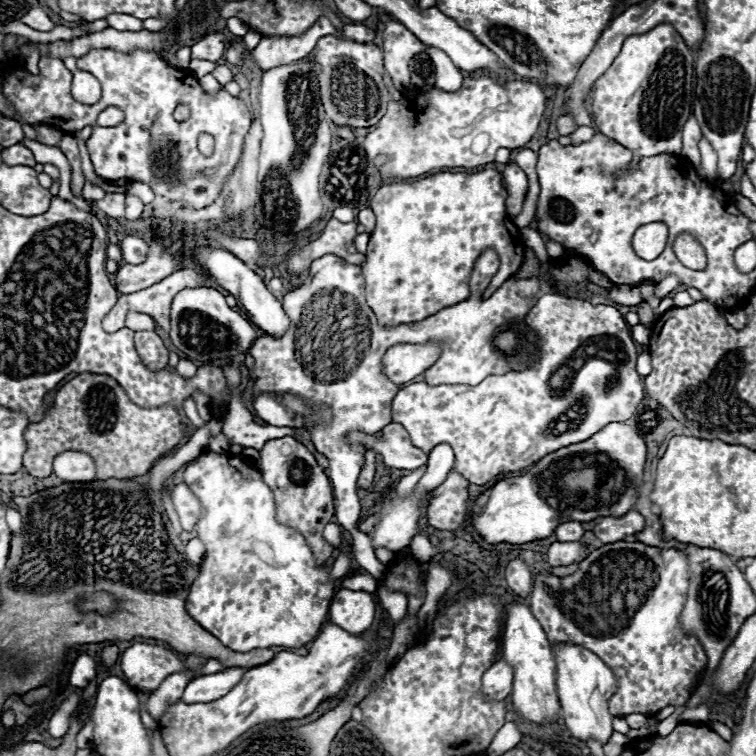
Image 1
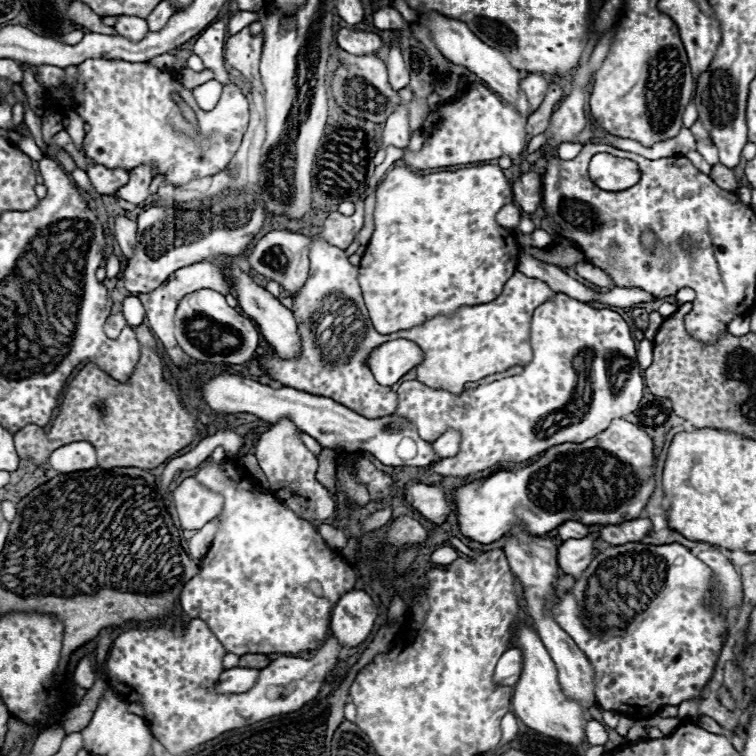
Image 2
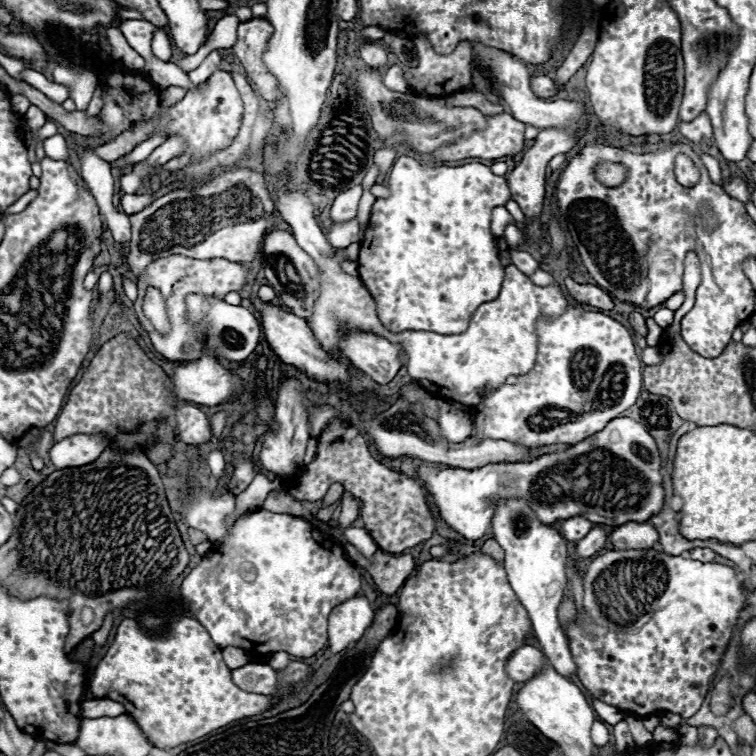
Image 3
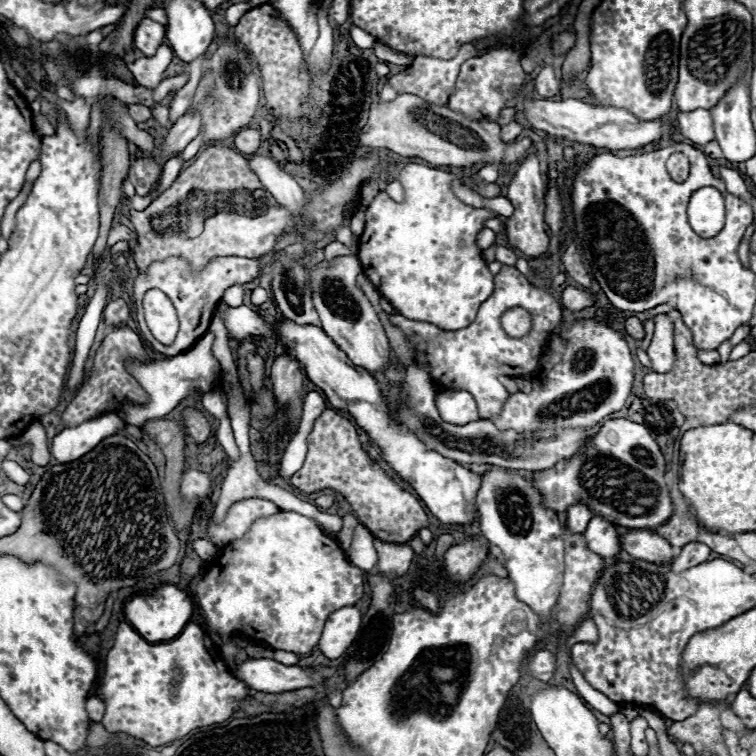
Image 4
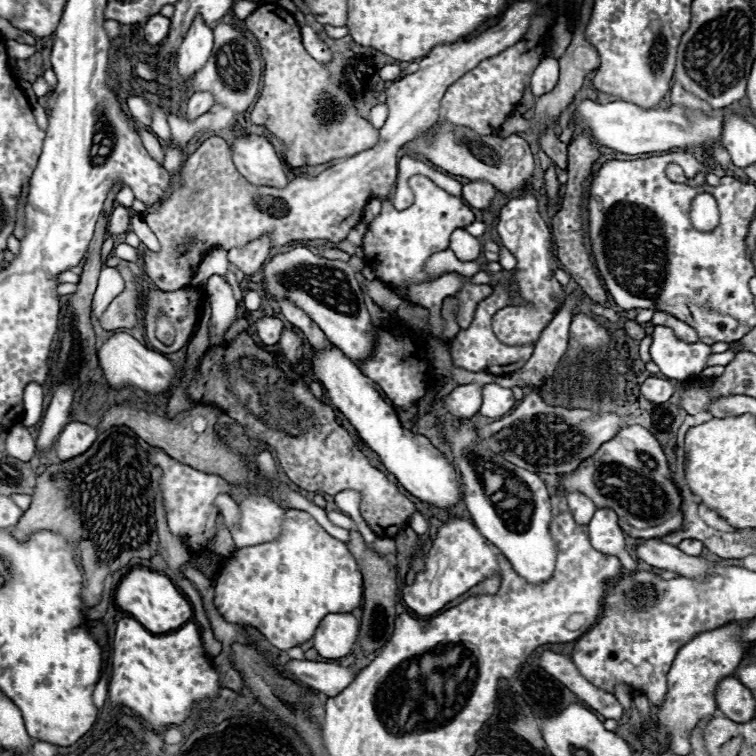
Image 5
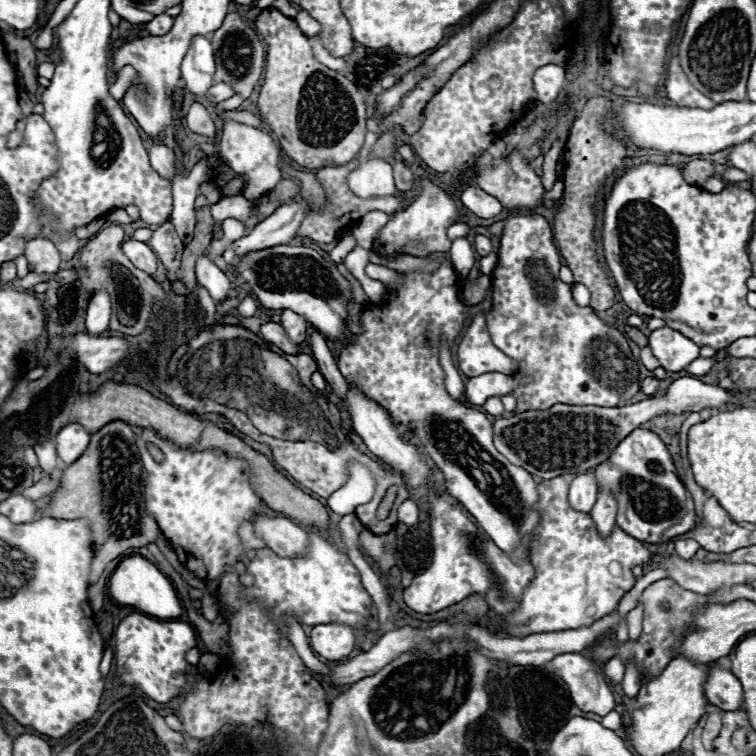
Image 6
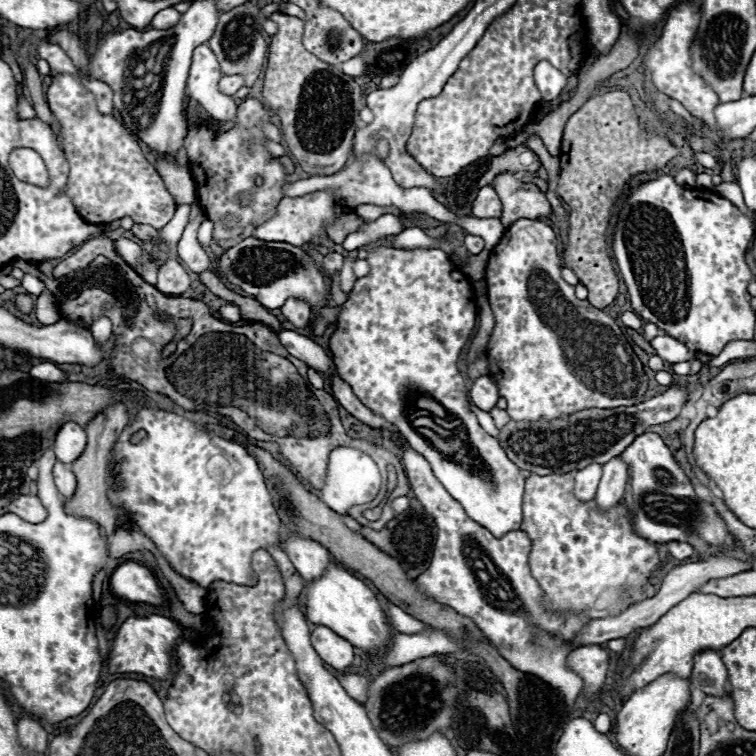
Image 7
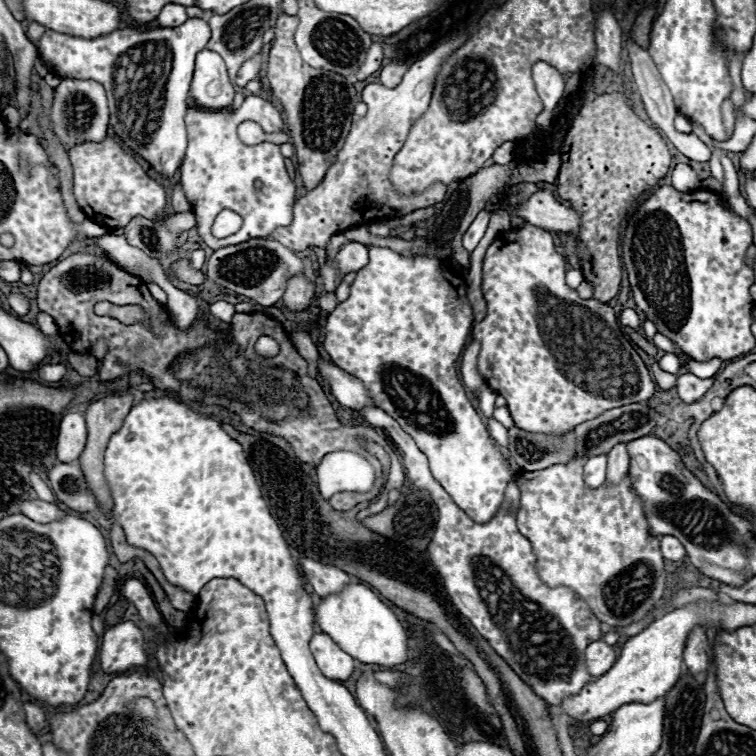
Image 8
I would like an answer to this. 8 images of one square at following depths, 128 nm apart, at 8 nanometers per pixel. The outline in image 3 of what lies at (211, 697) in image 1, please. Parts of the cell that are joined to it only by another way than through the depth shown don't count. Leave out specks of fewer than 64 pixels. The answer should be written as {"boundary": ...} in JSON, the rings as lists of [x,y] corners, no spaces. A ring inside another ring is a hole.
{"boundary":[[[246,664],[232,670],[232,682],[246,692],[272,694],[276,688],[276,670],[268,664]]]}

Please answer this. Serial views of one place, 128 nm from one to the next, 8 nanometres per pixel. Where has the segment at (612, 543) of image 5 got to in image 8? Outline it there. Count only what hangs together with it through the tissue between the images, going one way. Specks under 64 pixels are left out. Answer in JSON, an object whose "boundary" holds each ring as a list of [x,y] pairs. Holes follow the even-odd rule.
{"boundary":[[[616,444],[608,452],[608,468],[606,468],[606,484],[620,484],[622,478],[628,474],[630,456],[626,452],[626,444]]]}

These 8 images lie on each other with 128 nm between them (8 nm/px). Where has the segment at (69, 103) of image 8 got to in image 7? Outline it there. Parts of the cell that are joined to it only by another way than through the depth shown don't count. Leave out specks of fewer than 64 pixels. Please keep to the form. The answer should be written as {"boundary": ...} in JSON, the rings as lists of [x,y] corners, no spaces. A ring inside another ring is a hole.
{"boundary":[[[86,80],[86,86],[88,90],[92,90],[96,94],[96,104],[98,104],[98,110],[104,112],[104,114],[110,114],[112,112],[112,88],[100,80]]]}

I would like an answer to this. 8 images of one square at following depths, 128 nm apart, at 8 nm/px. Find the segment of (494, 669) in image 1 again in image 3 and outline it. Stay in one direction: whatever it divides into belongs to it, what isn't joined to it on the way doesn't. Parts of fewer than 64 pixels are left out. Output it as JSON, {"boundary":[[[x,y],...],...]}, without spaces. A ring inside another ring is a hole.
{"boundary":[[[522,646],[518,648],[506,662],[506,674],[514,682],[526,682],[530,680],[536,672],[540,672],[546,666],[546,658],[542,650],[534,646]]]}

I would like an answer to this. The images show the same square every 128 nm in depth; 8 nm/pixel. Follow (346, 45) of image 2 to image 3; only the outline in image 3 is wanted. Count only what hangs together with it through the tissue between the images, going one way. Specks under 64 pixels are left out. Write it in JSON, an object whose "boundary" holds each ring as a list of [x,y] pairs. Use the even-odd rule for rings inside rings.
{"boundary":[[[362,42],[360,44],[360,58],[364,64],[372,68],[380,68],[386,64],[386,48],[380,42]]]}

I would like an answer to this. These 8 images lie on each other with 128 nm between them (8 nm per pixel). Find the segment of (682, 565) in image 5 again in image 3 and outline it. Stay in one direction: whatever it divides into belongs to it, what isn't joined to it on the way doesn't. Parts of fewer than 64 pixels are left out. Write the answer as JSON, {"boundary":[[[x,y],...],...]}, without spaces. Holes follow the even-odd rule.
{"boundary":[[[626,522],[608,536],[614,548],[660,548],[658,532],[648,522]]]}

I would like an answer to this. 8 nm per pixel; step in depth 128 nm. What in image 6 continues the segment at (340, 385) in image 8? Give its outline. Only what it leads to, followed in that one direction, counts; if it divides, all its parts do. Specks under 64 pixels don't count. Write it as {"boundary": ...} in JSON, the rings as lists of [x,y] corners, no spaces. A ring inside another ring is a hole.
{"boundary":[[[264,322],[262,326],[260,326],[260,336],[266,340],[266,342],[270,342],[270,344],[274,344],[274,346],[278,346],[280,350],[284,350],[286,354],[298,354],[298,346],[296,344],[292,344],[290,340],[288,340],[288,336],[286,336],[286,332],[280,328],[280,324],[276,324],[276,322]]]}

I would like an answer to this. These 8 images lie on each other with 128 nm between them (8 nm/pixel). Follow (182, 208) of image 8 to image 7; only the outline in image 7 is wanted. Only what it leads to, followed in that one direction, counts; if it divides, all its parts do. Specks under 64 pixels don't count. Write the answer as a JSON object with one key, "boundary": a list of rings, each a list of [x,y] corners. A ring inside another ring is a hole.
{"boundary":[[[160,156],[156,160],[156,170],[178,204],[192,204],[196,200],[194,196],[196,184],[192,180],[190,166],[178,166],[174,158]]]}

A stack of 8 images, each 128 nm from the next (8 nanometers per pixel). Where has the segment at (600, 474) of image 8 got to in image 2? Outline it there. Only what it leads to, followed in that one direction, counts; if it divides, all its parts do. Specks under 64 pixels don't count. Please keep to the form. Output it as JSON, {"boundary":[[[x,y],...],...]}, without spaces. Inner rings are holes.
{"boundary":[[[568,520],[564,522],[562,526],[558,526],[558,536],[562,540],[570,540],[570,538],[584,538],[588,534],[588,526],[586,524],[580,524],[580,522],[574,522],[574,520]]]}

